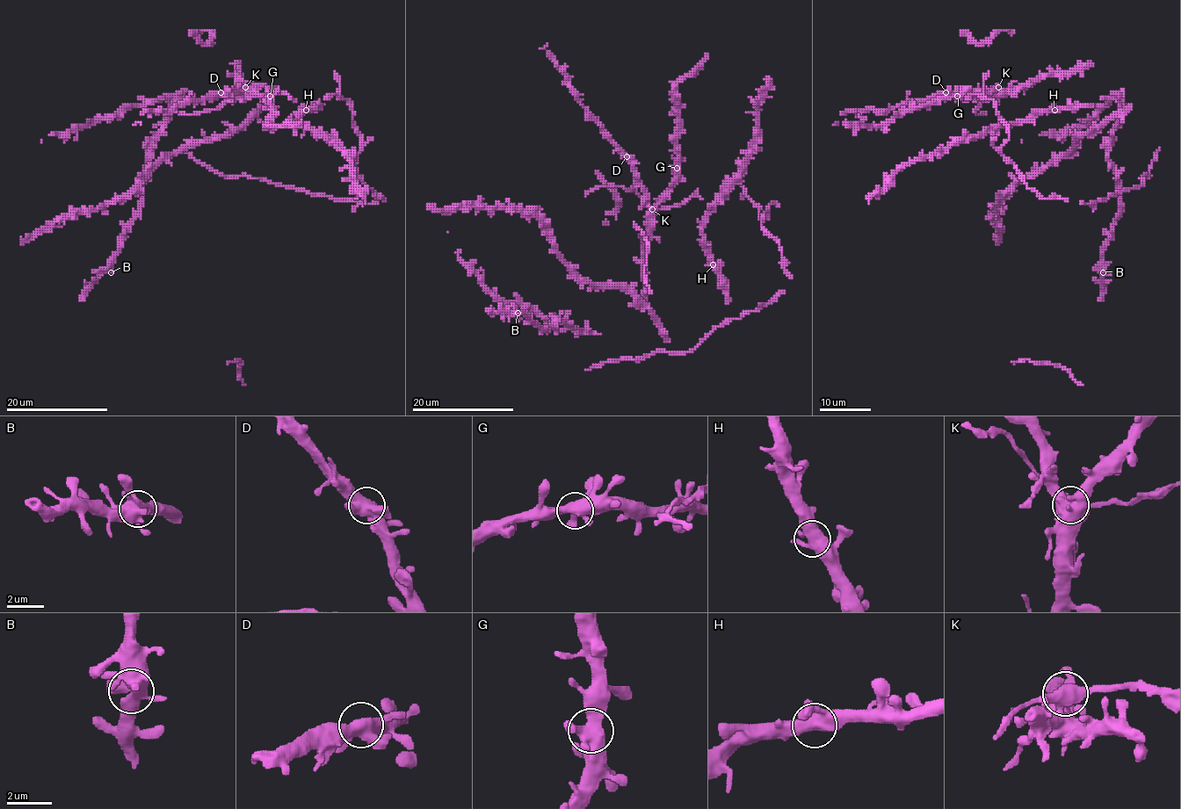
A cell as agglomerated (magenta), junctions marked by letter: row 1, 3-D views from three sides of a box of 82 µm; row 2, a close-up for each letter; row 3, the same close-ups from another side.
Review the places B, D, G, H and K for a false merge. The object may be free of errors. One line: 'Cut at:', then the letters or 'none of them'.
Cut at: K

